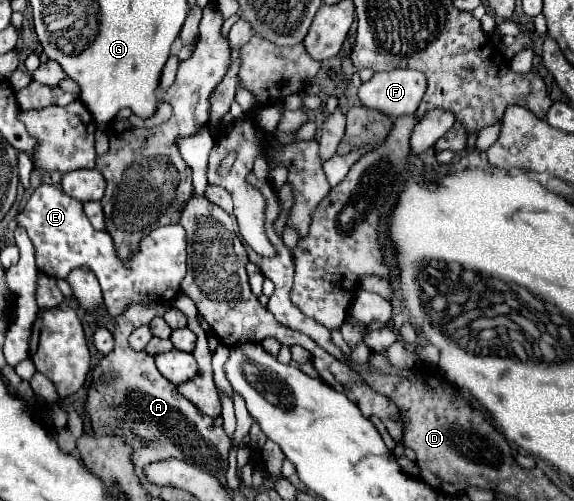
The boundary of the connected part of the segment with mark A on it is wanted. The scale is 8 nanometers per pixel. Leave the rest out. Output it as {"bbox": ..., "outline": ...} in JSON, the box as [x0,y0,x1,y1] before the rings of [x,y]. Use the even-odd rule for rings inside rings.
{"bbox":[85,303,231,485],"outline":[[[129,303],[121,317],[97,313],[97,325],[107,327],[115,337],[115,347],[105,355],[93,371],[93,383],[85,401],[95,435],[115,435],[133,449],[135,471],[157,461],[157,457],[179,457],[195,467],[215,475],[226,485],[227,455],[231,439],[223,427],[215,427],[213,419],[197,411],[193,403],[183,399],[175,385],[167,381],[155,367],[155,361],[145,351],[133,351],[127,343],[133,329],[147,325],[153,317],[163,317],[167,303]],[[147,441],[147,443],[141,443]]]}

